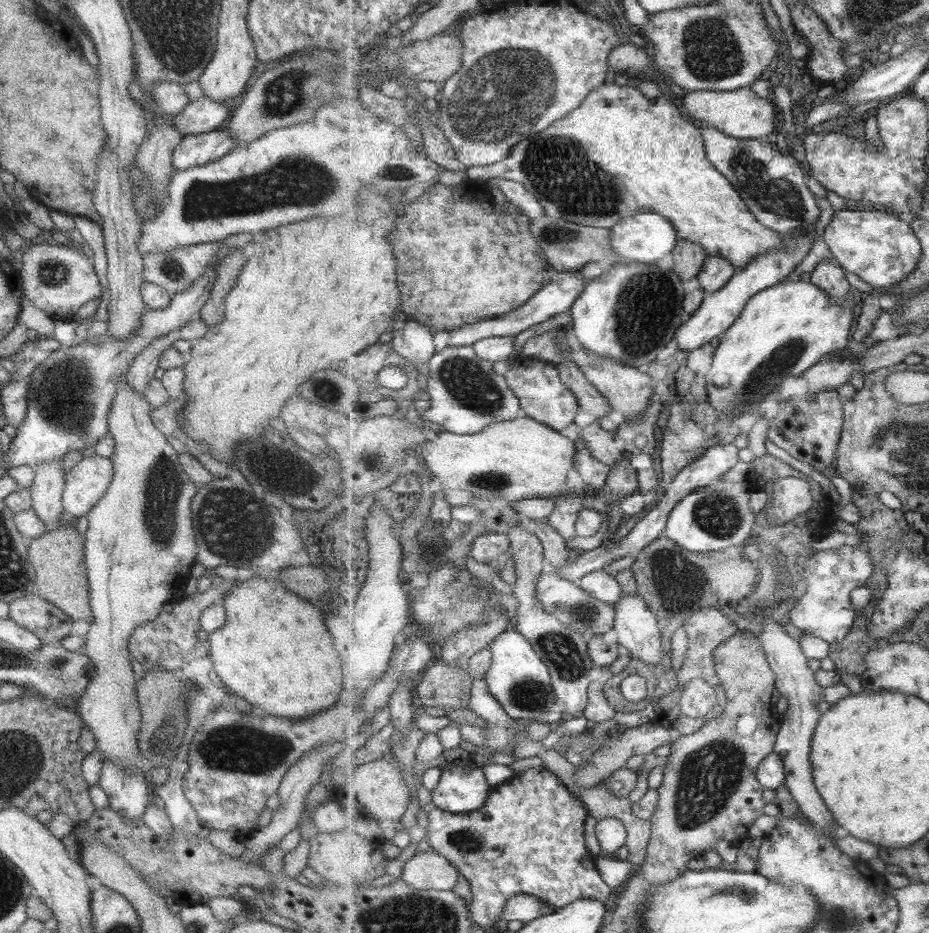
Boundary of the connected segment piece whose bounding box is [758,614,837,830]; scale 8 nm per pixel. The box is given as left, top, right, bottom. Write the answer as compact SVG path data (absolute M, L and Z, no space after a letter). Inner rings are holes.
M771 614L763 617L762 624L765 627L758 638L763 642L770 667L775 671L775 686L788 702L775 744L775 752L783 758L785 765L785 783L804 817L824 830L832 830L837 822L817 790L811 762L813 735L822 715L817 710L816 703L819 699L824 699L825 688L817 684L816 672L809 666L809 658L805 656L800 642L787 634L782 620Z

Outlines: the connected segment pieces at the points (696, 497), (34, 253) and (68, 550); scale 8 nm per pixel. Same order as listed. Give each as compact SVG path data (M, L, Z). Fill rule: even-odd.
M717 481L703 488L697 488L676 504L668 520L665 533L691 552L713 552L725 550L748 542L751 531L755 528L758 515L749 508L752 486L747 482Z
M39 244L39 246L27 246L17 254L20 262L18 272L22 296L29 299L31 305L47 313L53 321L66 321L77 318L77 310L85 302L99 298L101 296L101 284L93 271L91 258L82 252L77 252L67 246L49 246L49 244Z
M61 523L57 528L47 530L43 535L28 540L27 554L35 572L33 584L37 588L36 594L59 608L72 621L84 620L91 623L93 614L89 605L84 535L77 532L74 527Z

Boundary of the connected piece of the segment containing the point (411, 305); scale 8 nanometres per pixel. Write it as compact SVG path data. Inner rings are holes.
M466 178L462 183L457 185L447 185L435 183L428 187L424 193L417 197L412 203L405 205L397 218L397 232L393 230L393 234L389 236L393 243L393 252L397 254L397 286L401 289L401 310L411 316L418 324L427 326L434 334L437 332L451 332L455 328L476 324L480 321L488 319L497 319L498 316L503 316L507 312L517 310L523 304L527 304L533 298L536 292L543 288L543 280L545 274L553 271L549 262L545 264L547 253L539 247L539 243L535 240L532 233L532 218L527 216L517 205L508 202L501 206L495 202L495 198L491 196L491 190L487 181L478 181L471 178Z

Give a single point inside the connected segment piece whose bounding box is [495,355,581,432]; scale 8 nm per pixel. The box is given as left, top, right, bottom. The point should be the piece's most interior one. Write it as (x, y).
(543, 396)

